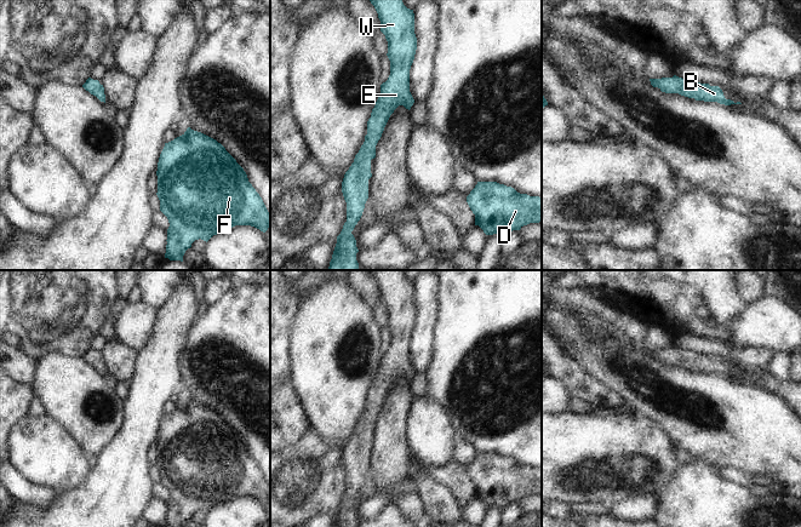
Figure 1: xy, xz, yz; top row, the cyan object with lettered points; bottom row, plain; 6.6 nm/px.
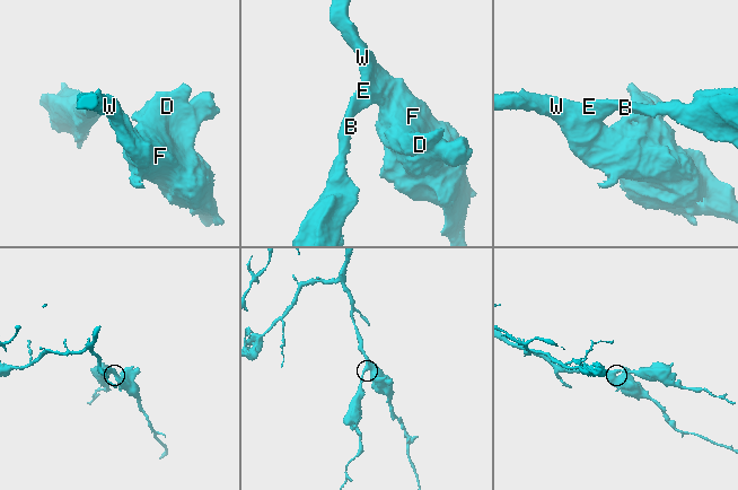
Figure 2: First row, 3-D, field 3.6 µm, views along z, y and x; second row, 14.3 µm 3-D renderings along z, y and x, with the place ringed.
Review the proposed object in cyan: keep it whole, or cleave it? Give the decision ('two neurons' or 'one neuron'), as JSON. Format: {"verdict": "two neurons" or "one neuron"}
{"verdict": "one neuron"}

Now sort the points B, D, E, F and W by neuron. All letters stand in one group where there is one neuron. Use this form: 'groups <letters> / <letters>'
groups B D E F W

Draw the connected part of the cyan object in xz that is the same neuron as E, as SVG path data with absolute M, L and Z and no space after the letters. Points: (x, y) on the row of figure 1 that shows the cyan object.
M370 0L381 21L381 31L388 41L390 75L381 85L381 93L367 121L367 134L354 162L345 172L342 193L347 202L347 222L341 234L327 270L360 270L356 260L356 240L351 231L360 220L368 199L371 160L376 157L376 145L384 127L399 105L411 109L414 99L410 92L410 69L417 50L414 13L402 0Z

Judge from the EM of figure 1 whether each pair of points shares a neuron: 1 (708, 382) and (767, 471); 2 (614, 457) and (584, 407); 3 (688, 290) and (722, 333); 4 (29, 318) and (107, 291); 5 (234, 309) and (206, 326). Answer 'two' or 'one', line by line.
1: one
2: two
3: one
4: one
5: one

